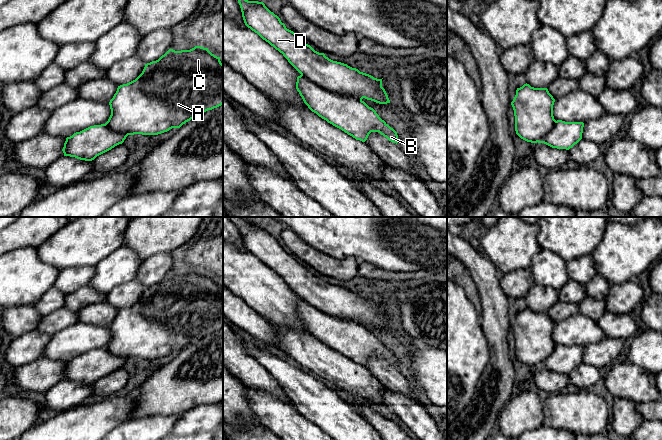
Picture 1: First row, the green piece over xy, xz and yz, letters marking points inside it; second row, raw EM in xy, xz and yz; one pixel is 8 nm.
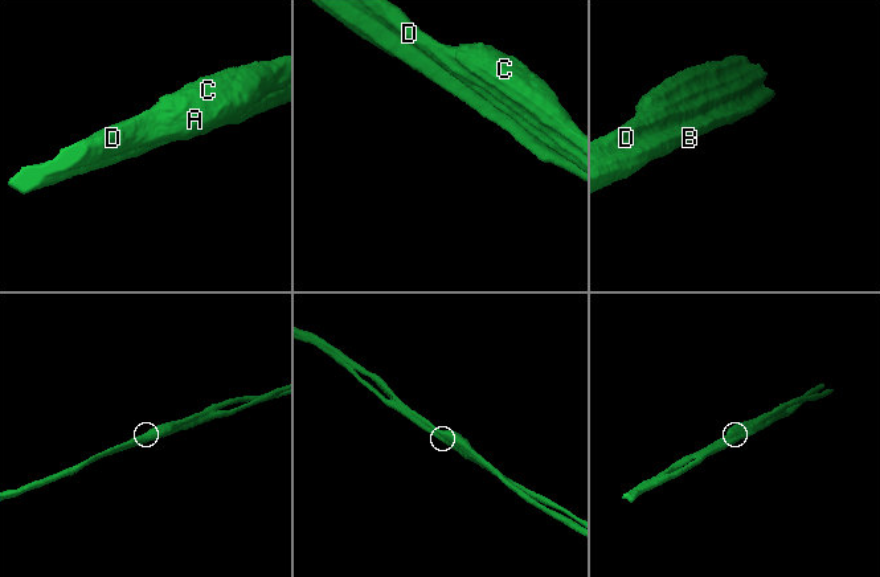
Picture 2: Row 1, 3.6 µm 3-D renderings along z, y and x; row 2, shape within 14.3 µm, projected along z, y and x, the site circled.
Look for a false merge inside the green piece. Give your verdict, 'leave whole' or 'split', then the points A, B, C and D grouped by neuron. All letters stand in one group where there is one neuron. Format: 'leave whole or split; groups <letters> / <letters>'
split; groups A C D / B

